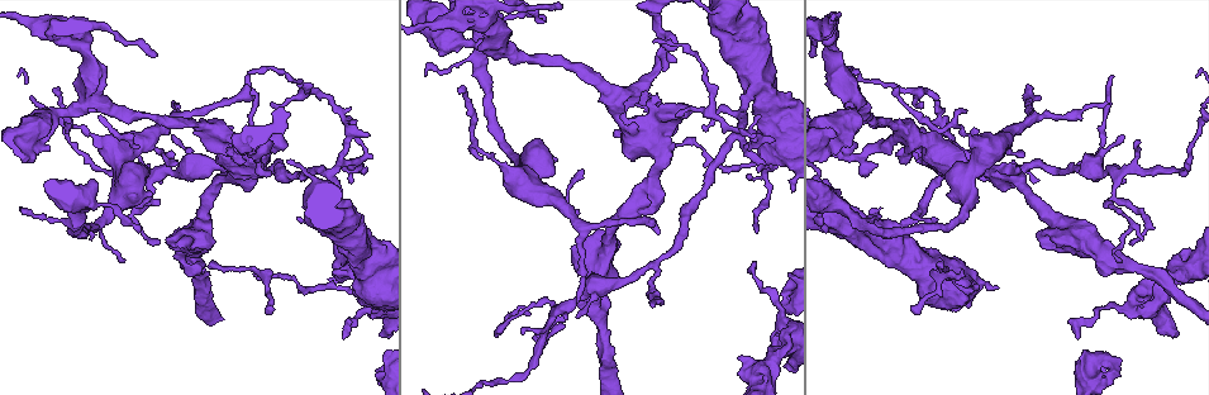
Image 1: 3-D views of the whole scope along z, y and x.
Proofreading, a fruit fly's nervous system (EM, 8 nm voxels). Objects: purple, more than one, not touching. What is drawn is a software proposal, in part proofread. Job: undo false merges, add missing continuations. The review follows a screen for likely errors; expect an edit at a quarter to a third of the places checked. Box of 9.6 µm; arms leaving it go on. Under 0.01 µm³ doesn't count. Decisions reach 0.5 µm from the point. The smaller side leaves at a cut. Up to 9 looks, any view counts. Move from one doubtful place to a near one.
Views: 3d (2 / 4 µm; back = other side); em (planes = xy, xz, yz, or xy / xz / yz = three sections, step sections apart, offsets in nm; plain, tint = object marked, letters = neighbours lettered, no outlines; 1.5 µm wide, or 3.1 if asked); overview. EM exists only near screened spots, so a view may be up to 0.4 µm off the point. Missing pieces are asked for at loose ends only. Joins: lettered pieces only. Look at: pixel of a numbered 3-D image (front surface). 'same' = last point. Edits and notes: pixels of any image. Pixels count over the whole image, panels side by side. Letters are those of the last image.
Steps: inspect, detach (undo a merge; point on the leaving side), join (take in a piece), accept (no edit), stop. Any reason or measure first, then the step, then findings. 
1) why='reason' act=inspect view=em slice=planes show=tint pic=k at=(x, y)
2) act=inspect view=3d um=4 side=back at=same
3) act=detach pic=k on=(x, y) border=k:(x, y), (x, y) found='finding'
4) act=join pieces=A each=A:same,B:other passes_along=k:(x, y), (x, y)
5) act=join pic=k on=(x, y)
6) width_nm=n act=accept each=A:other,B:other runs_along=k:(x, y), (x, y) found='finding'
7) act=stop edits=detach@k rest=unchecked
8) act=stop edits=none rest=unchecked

act=inspect view=3d um=2 pic=1 at=(596, 317)

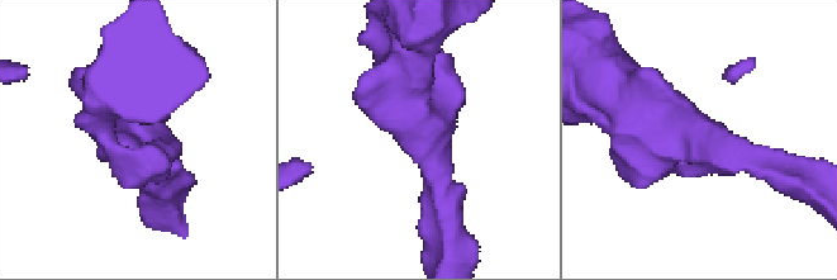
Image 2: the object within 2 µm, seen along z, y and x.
why='shape alone is not enough' act=inspect view=em slice=yz step=8 show=letters pic=2 at=(137, 136)

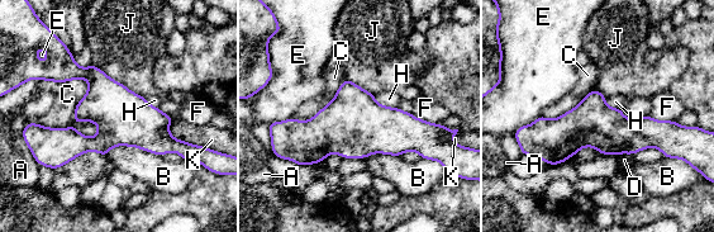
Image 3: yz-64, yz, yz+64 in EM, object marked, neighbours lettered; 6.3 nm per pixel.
why='another direction' act=inspect view=em slice=planes show=letters at=same

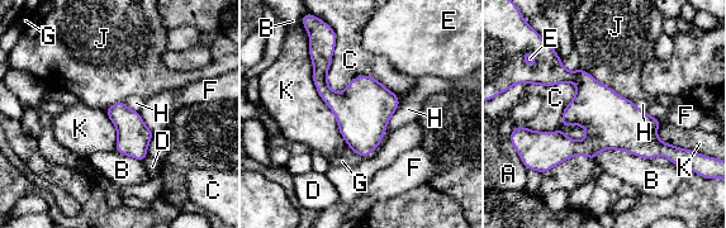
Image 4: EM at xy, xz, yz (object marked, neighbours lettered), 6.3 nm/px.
act=accept each=A:other,B:other,C:other,D:other,E:other,F:other,G:other,H:other,J:other,K:other border=4:(525, 81), (587, 136) found='continuous, no second neuron'

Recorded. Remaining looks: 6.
why='free end' act=inspect view=3d um=4 pic=1 at=(1124, 136)

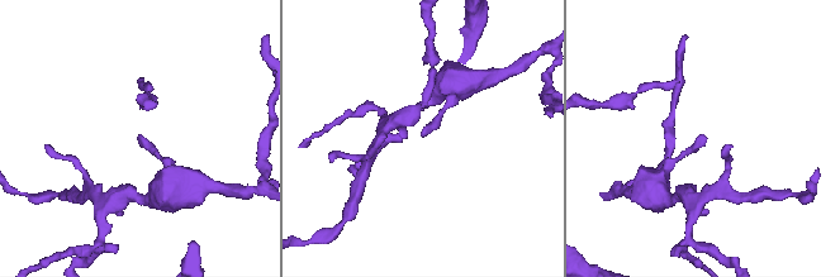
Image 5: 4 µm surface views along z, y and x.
act=inspect view=em slice=planes show=letters pic=5 at=(701, 136)

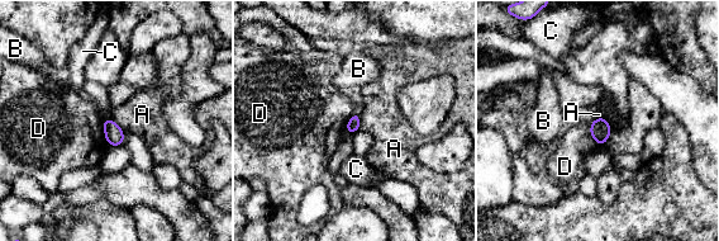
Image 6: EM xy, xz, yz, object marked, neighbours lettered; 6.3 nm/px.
width_nm=80 act=accept each=A:other,B:other,C:other,D:other border=6:(357, 112), (358, 130) found='none of them fits'

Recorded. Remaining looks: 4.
act=inspect view=em slice=planes show=letters pic=1 at=(653, 263)

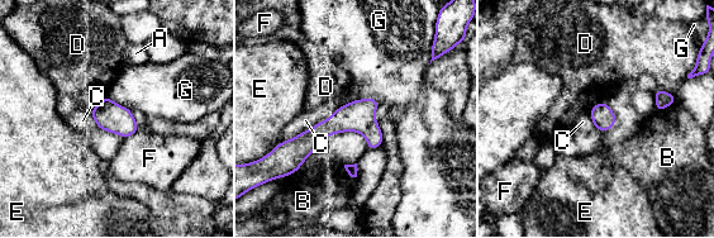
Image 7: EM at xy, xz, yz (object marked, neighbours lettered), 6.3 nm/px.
longest_contact=C:550nm act=accept each=A:other,B:other,C:other,D:other,E:other,F:other,G:other runs_along=7:(374, 104), (293, 150) found='one neuron here'

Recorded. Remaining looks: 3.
why='tapers out' act=inspect view=3d um=2 pic=1 at=(52, 90)

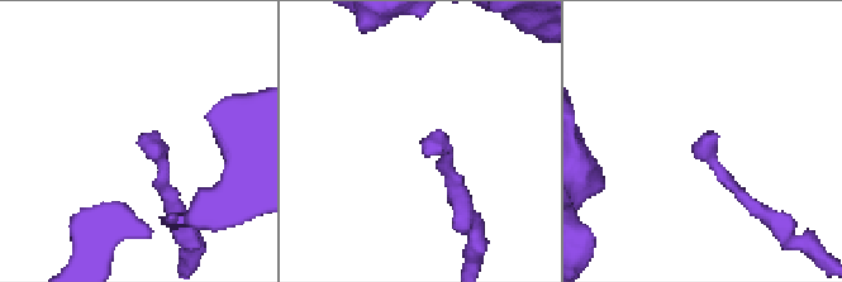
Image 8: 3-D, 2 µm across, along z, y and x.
why='now the EM' act=inspect view=em slice=planes show=letters pic=8 at=(715, 136)

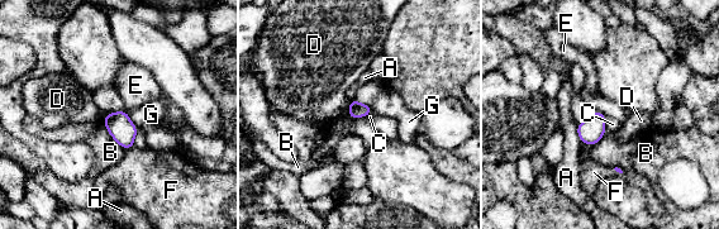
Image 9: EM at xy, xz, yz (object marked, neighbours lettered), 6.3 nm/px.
act=accept each=A:other,B:other,C:other,D:other,E:other,F:other,G:other border=9:(606, 117), (605, 128) found='none of them fits'

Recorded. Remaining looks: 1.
act=stop edits=none rest=unchecked

